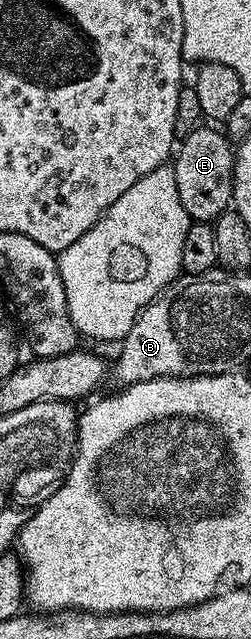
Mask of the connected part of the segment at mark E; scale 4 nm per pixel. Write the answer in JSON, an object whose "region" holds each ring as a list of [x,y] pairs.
{"region":[[[199,126],[180,141],[172,167],[176,174],[176,190],[180,190],[180,203],[191,221],[208,224],[231,207],[234,198],[235,145],[225,131],[214,126]]]}

